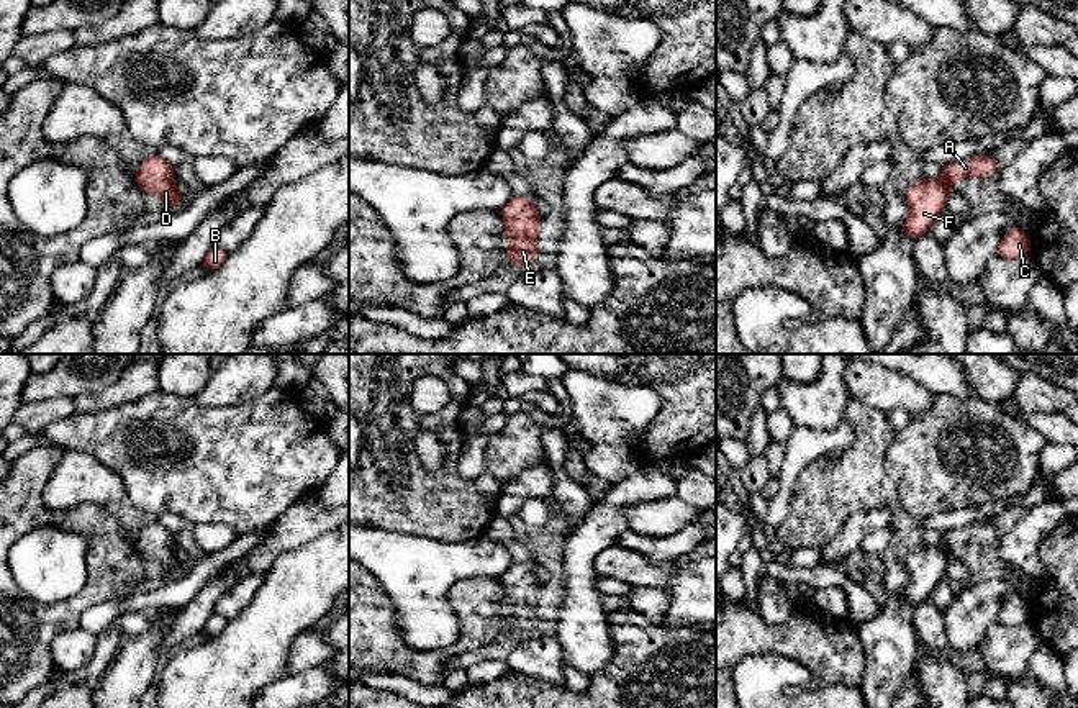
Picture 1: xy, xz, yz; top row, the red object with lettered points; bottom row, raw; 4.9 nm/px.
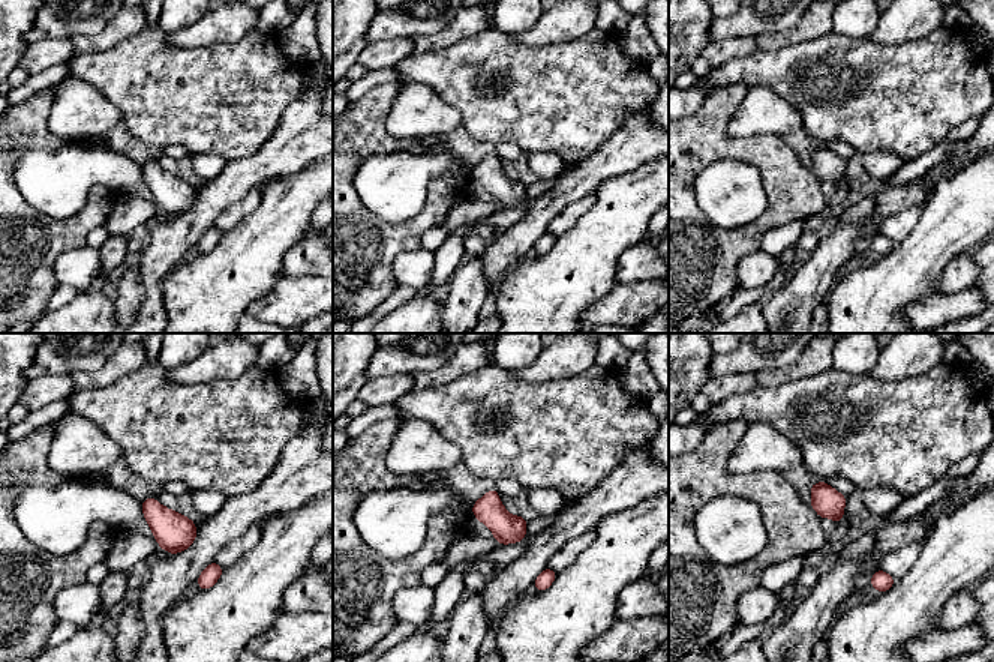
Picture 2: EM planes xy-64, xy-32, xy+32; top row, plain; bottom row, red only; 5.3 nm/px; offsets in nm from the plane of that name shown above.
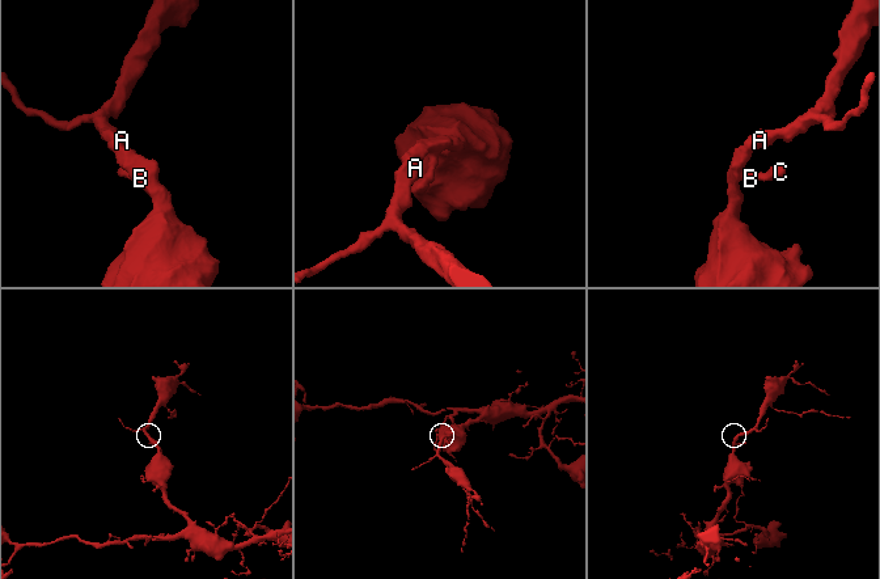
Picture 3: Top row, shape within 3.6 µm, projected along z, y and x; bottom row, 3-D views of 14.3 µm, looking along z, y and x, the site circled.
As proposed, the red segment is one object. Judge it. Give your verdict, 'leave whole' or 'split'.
leave whole

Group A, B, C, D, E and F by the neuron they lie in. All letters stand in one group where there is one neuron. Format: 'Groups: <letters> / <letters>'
Groups: A B C D E F

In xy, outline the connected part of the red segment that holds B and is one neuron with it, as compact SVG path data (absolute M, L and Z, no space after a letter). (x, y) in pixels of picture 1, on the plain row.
M213 611L213 615L206 620L202 633L206 638L215 638L224 629L226 624L228 624L228 620Z

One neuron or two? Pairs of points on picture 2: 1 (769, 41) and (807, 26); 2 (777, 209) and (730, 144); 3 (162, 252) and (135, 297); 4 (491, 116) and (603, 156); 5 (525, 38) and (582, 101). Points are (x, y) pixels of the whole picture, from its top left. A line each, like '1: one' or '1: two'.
1: one
2: one
3: two
4: two
5: two

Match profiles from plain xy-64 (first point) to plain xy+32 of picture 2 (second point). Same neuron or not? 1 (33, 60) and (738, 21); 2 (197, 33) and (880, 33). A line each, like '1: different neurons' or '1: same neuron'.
1: different neurons
2: same neuron

